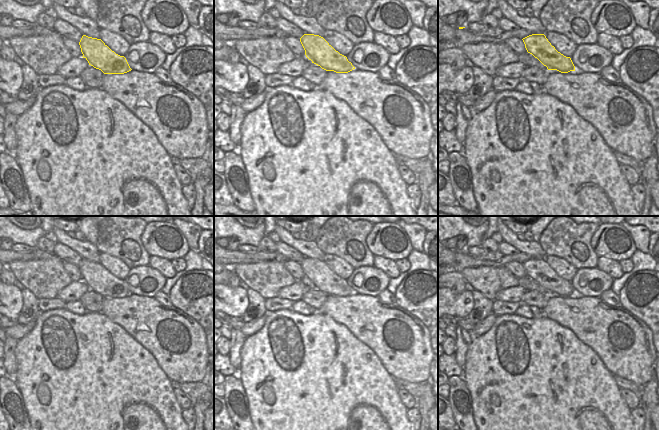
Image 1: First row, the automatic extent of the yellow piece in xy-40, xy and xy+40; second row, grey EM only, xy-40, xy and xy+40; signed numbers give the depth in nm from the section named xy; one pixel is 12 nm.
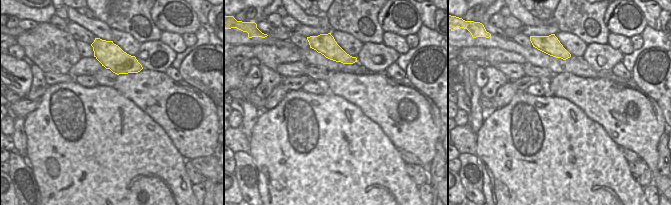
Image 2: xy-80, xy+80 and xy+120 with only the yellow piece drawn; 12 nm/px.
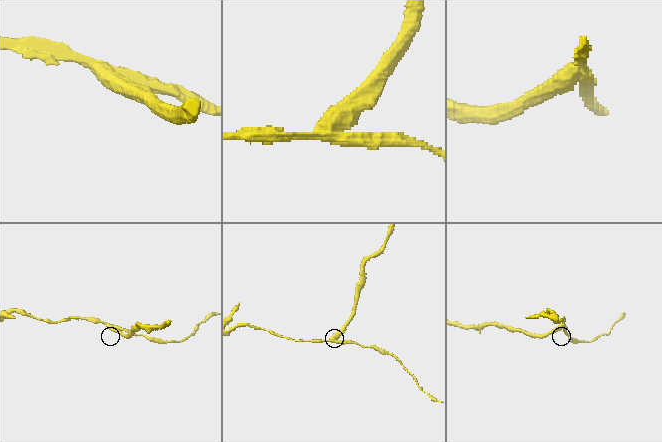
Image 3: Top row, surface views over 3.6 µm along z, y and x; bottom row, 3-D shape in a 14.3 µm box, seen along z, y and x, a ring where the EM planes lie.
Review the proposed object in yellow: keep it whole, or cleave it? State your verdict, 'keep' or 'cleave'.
cleave

